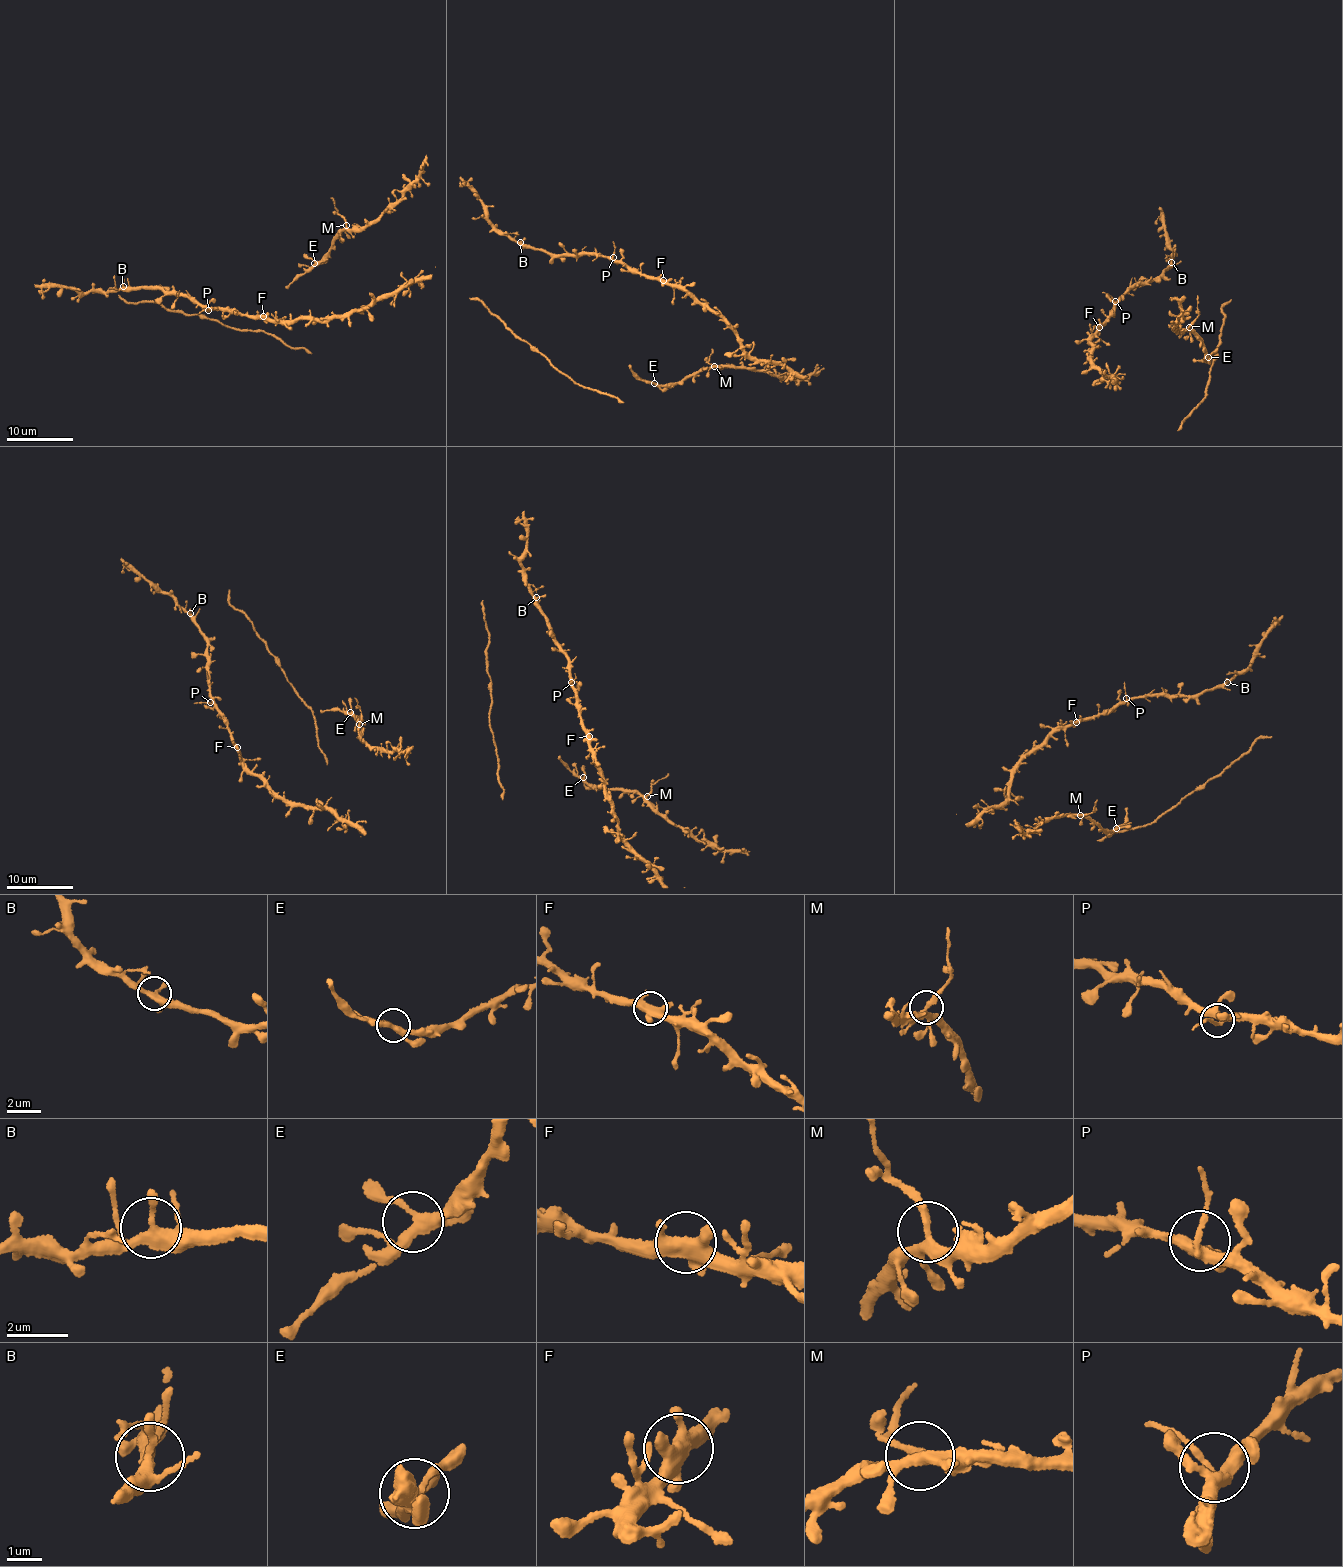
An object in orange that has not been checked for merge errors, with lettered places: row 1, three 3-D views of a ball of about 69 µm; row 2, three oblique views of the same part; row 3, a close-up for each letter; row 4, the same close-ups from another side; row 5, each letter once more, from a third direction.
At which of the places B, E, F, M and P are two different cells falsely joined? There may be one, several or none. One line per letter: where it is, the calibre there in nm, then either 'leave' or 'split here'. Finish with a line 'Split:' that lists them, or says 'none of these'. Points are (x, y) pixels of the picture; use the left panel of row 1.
B: place (123, 286); calibre 320 nm; leave
E: place (314, 263); calibre 320 nm; leave
F: place (263, 316); calibre 440 nm; leave
M: place (346, 225); calibre 280 nm; split here
P: place (208, 310); calibre 240 nm; leave
Split: M

